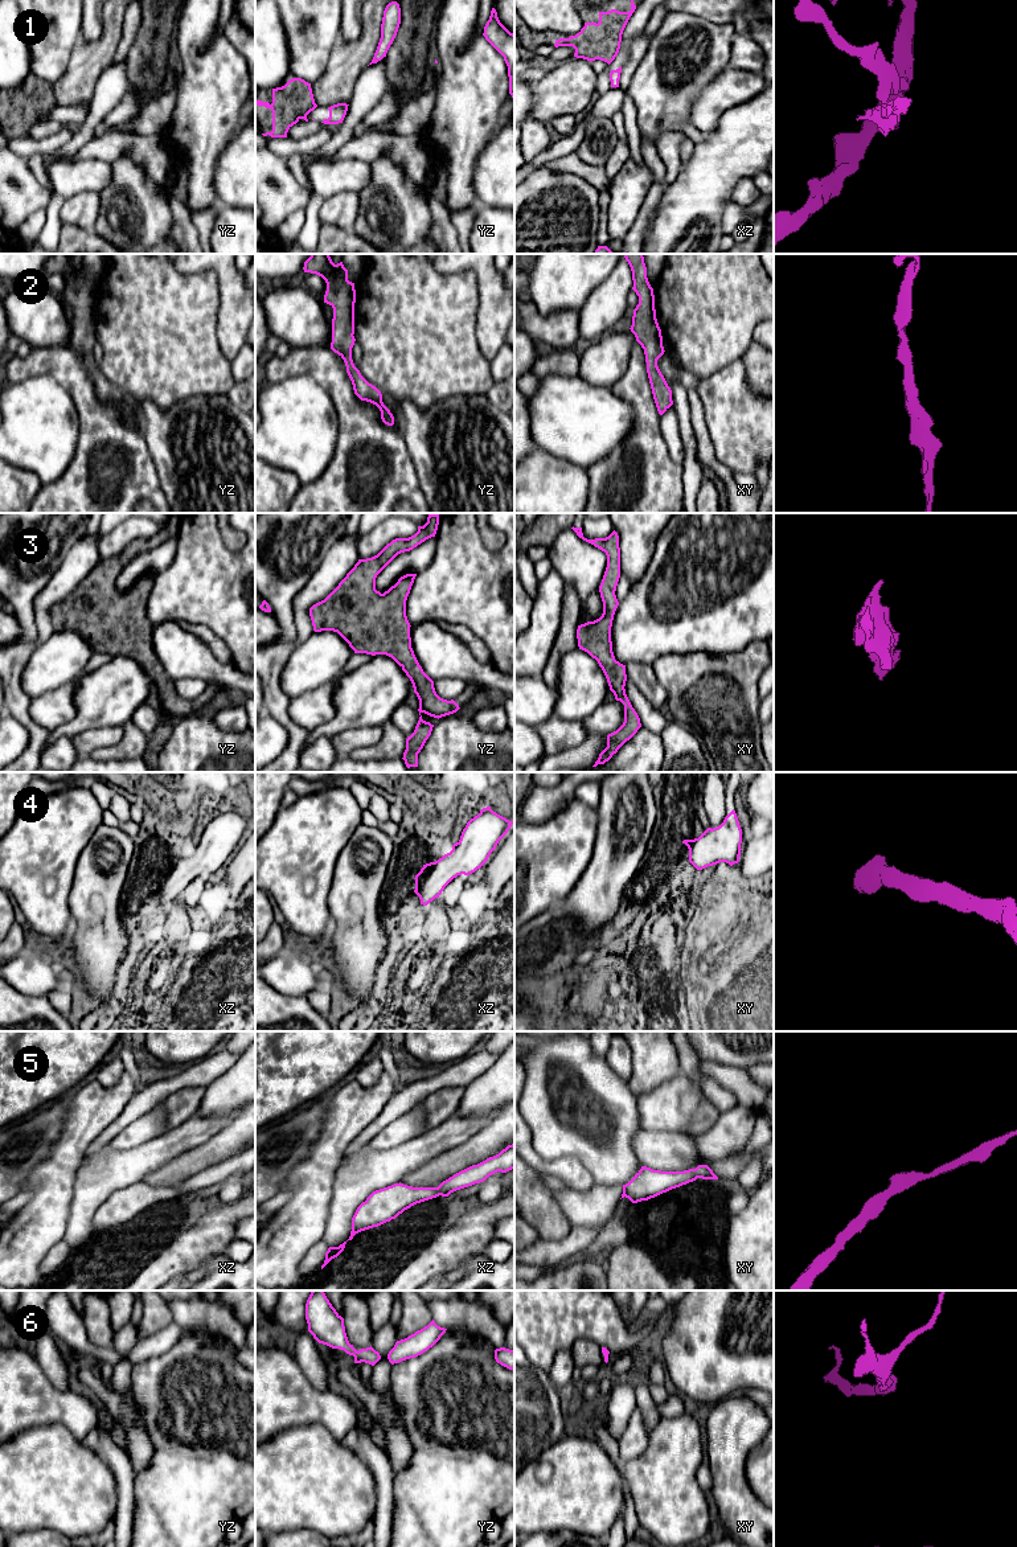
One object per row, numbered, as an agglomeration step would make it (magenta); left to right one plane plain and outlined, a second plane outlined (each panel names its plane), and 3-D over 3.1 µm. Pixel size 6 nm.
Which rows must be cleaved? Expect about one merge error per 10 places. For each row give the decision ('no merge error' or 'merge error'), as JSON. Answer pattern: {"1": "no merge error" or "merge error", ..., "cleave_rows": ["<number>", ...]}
{"1": "merge error", "2": "no merge error", "3": "no merge error", "4": "no merge error", "5": "no merge error", "6": "no merge error", "cleave_rows": ["1"]}

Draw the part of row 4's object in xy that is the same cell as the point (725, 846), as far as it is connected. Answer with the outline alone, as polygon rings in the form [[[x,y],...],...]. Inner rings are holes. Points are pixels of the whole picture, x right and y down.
[[[731,811],[717,828],[708,828],[698,838],[684,840],[689,849],[689,862],[702,870],[708,866],[726,862],[730,866],[739,862],[742,829],[735,811]]]

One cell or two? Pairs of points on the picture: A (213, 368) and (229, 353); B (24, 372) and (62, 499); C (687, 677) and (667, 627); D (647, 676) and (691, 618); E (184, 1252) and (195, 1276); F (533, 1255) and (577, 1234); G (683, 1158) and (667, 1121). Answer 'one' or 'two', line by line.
A: two
B: one
C: two
D: two
E: two
F: one
G: two

